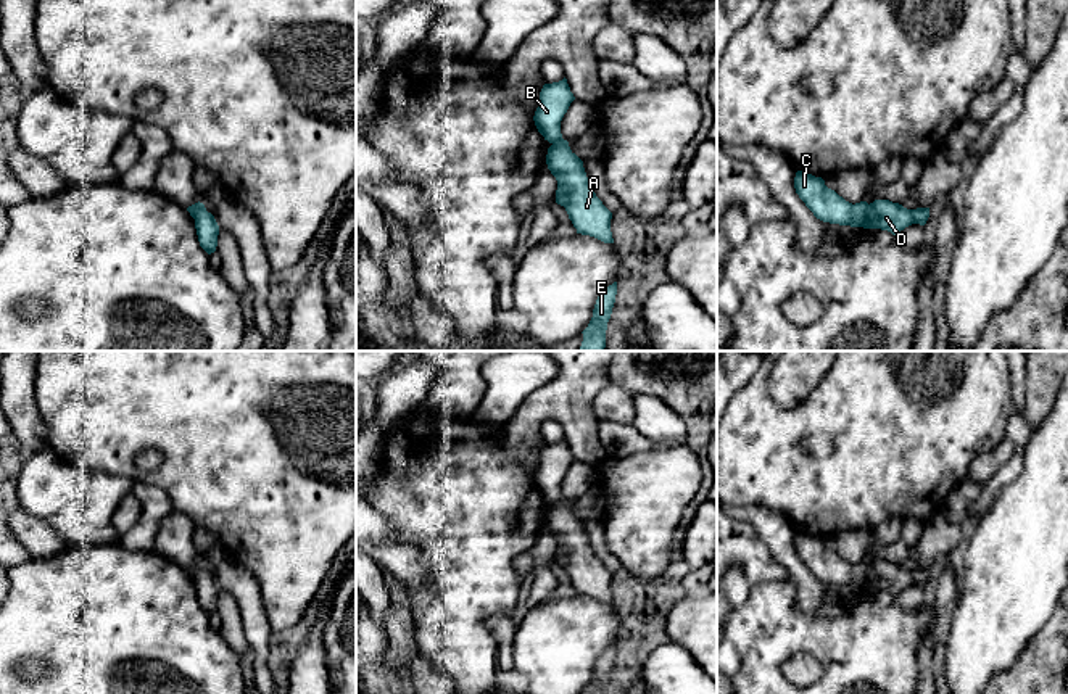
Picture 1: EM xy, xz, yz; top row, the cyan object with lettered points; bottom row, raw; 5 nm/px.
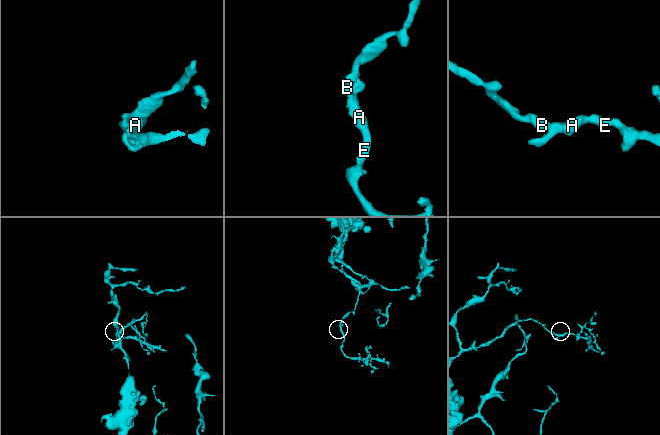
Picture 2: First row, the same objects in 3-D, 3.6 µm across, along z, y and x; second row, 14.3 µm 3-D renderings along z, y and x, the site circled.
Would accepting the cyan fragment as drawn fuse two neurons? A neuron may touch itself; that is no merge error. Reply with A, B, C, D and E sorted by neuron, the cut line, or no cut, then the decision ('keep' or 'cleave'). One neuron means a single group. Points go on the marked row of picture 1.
A D E / B C; cut in yz along (869, 205), (869, 214), (859, 226); cleave

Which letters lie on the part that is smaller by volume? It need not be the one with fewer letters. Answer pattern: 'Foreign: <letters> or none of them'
Foreign: A, D, E

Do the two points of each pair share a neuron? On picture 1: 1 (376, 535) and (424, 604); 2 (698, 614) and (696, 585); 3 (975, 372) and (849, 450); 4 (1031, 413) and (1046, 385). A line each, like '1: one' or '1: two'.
1: two
2: two
3: one
4: one

